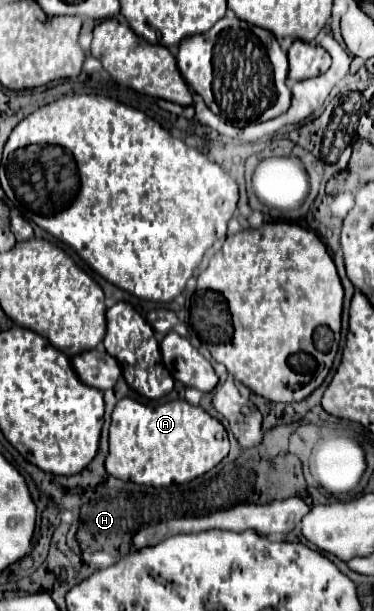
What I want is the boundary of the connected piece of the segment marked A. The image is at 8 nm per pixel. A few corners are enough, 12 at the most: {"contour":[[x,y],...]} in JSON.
{"contour":[[183,399],[113,409],[105,469],[167,487],[211,471],[225,427]]}

